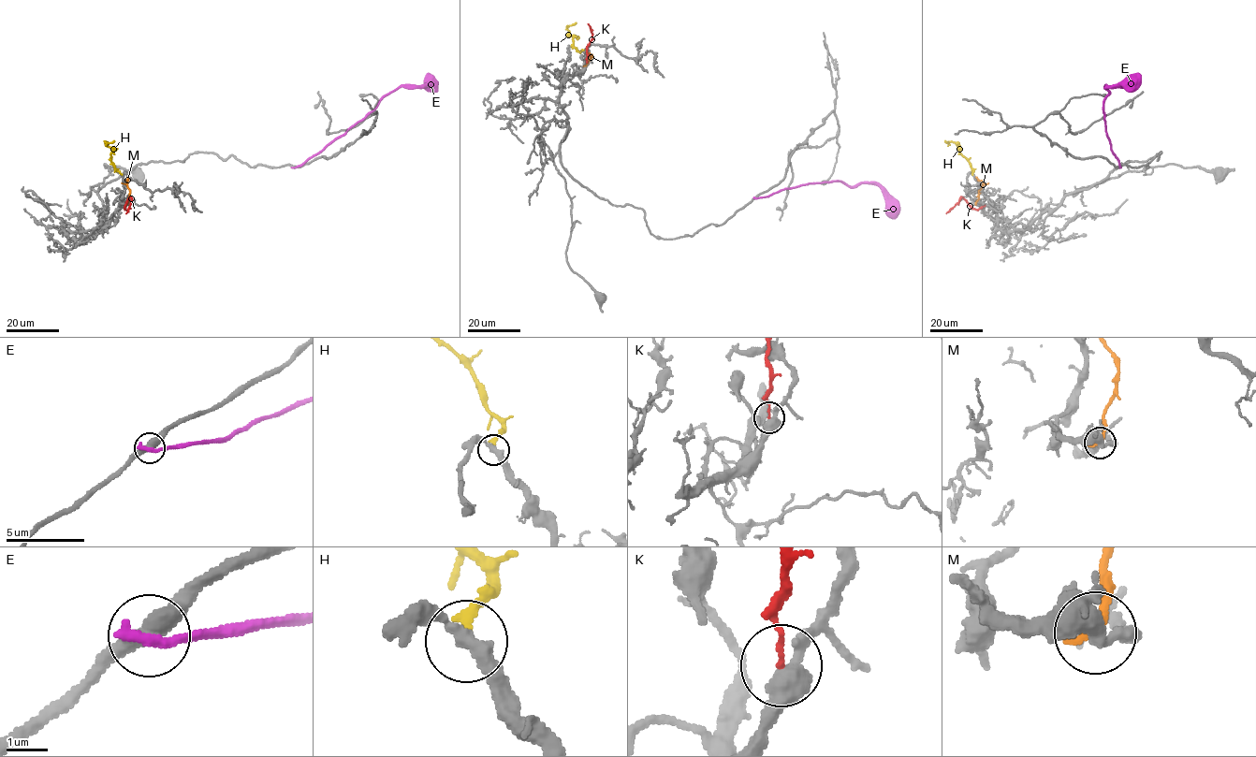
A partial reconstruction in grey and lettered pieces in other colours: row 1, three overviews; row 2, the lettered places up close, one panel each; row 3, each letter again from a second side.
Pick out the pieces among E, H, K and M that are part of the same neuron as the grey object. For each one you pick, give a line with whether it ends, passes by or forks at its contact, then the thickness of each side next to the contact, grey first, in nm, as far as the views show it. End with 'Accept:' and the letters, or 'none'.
H: it ends there; 360 nm thick on the grey side, 220 nm on the other
Accept: H

